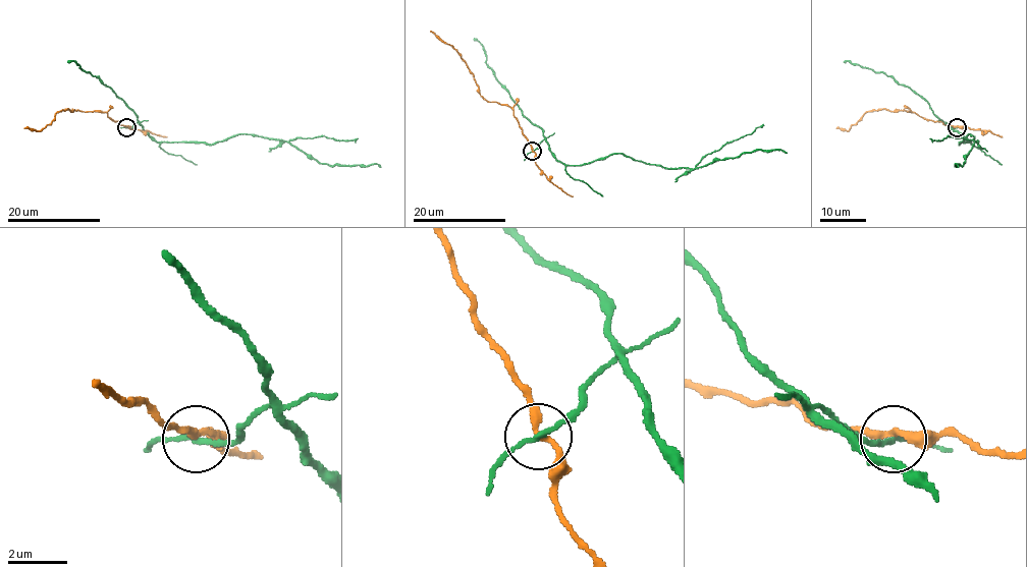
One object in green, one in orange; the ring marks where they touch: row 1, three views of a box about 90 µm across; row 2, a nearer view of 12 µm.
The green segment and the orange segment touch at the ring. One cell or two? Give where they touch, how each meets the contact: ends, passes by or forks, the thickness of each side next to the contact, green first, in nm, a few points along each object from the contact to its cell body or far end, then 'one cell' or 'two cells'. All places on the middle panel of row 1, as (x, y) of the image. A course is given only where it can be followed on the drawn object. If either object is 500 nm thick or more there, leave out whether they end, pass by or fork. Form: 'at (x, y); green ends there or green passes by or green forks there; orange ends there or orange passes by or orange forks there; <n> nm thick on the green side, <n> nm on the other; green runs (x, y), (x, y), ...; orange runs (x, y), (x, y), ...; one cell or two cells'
at (532, 151); green passes by; orange passes by; 160 nm thick on the green side, 200 nm on the other; green runs (532, 152), (544, 139), (551, 154), (569, 165), (620, 154), (664, 168), (695, 169), (756, 151), (787, 153); orange runs (532, 152), (510, 109), (488, 102), (480, 94), (473, 73), (462, 56), (430, 31); two cells

